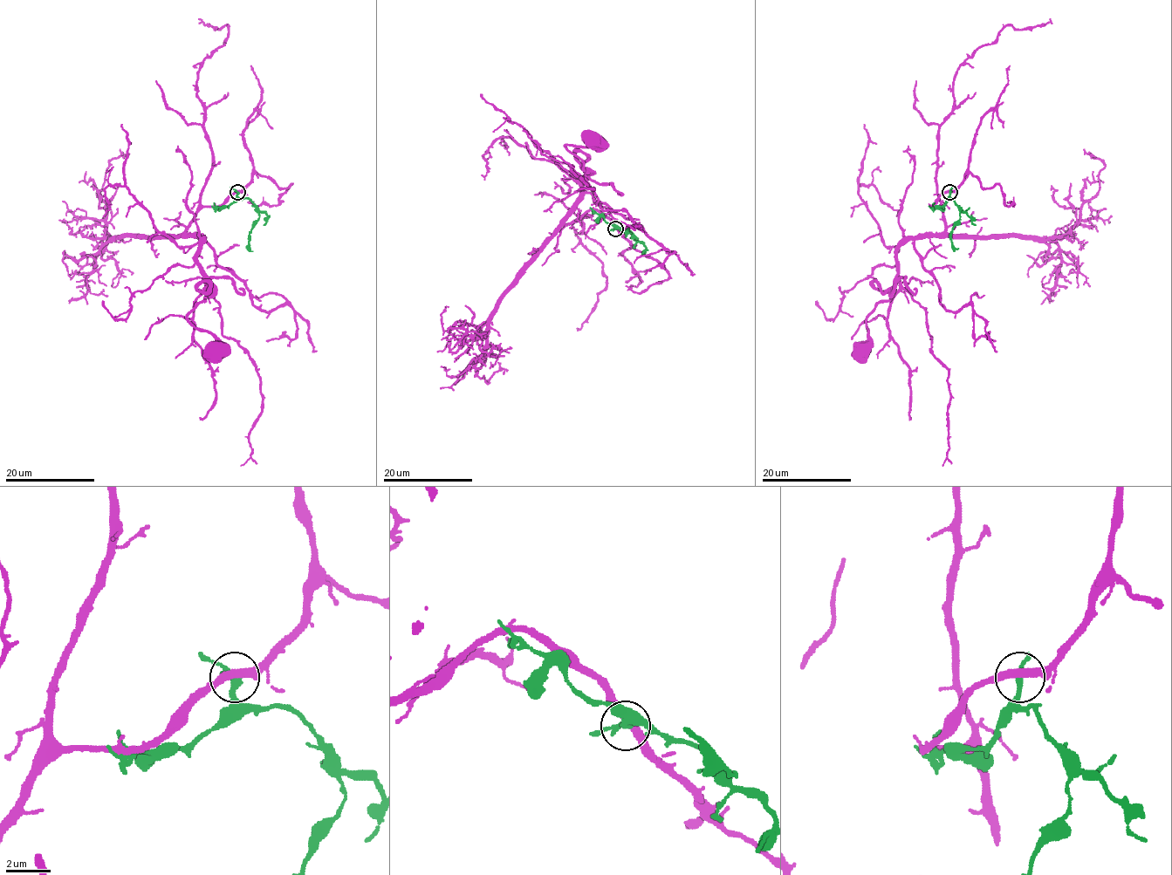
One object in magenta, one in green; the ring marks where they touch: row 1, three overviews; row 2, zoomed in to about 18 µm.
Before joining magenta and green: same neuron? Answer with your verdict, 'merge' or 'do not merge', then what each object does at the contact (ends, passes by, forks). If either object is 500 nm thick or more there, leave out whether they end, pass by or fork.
do not merge; magenta passes by; green passes by

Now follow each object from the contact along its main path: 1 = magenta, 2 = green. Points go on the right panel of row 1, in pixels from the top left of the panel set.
1: (950, 192), (931, 206), (942, 212), (943, 232), (908, 238), (896, 253), (894, 293), (867, 317), (863, 347)
2: (950, 192), (960, 216), (950, 235), (955, 250)

